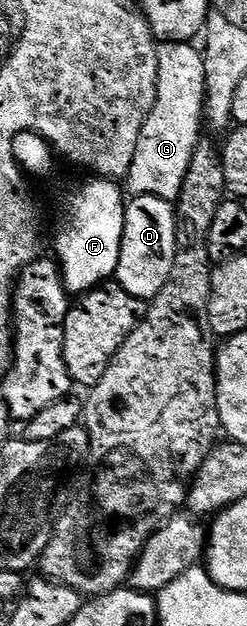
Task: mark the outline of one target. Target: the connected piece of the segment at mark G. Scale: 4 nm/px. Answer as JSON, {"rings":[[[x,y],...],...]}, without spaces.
{"rings":[[[162,42],[158,45],[158,94],[143,126],[127,177],[134,197],[155,195],[173,202],[183,187],[192,156],[201,140],[209,73],[202,56],[193,47],[189,42]]]}

